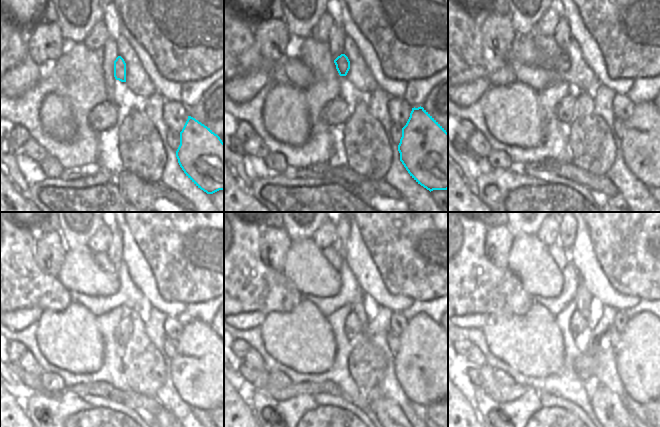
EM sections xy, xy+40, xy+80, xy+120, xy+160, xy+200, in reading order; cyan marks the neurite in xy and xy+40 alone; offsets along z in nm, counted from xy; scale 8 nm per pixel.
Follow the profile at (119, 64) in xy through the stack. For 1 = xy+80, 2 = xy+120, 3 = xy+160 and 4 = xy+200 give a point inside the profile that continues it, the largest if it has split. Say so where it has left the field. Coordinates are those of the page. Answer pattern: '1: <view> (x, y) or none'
1: xy+80 (524, 48)
2: xy+120 (80, 273)
3: xy+160 (306, 267)
4: xy+200 (529, 258)

